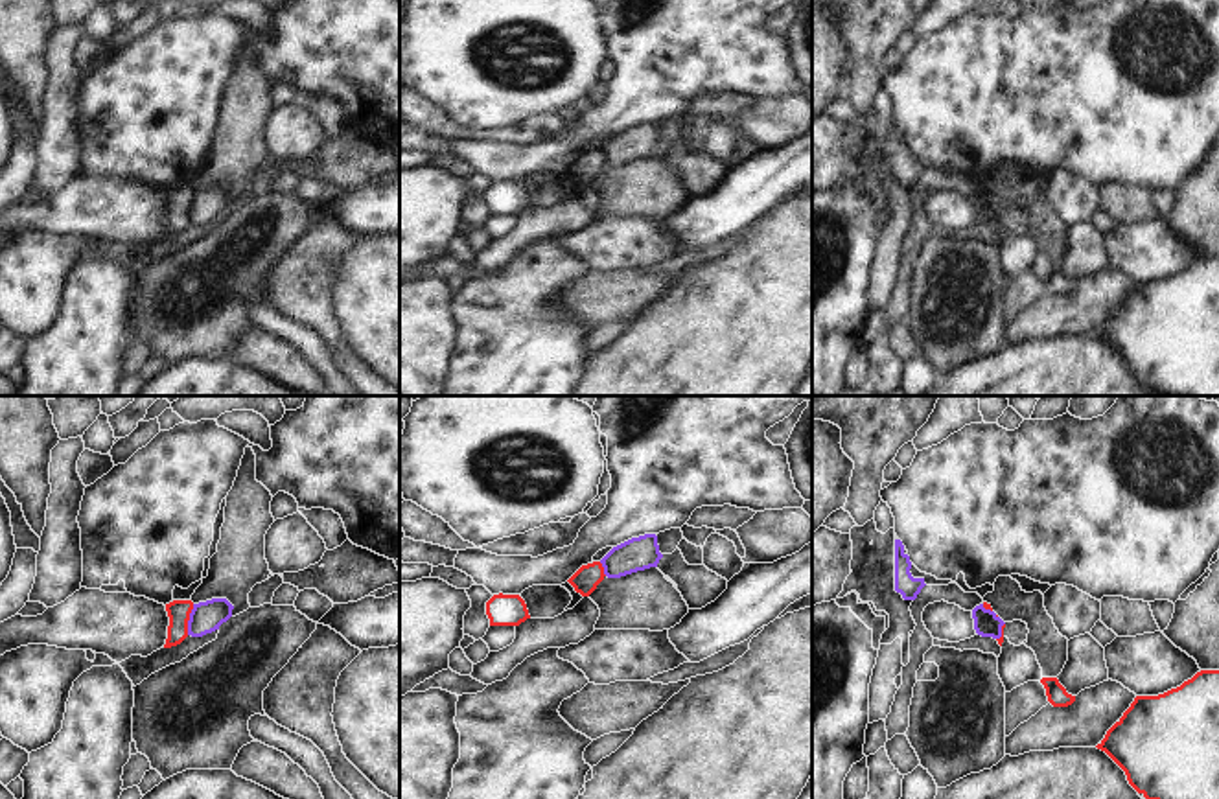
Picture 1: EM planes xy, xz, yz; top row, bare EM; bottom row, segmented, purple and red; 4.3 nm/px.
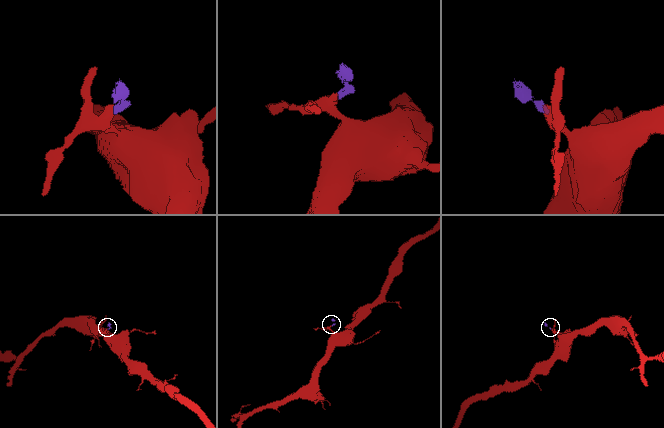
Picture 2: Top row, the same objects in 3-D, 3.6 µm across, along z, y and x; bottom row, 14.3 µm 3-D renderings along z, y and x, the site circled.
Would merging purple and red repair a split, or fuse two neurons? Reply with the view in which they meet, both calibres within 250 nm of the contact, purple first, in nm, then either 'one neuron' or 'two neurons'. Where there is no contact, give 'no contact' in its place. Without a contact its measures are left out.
meets purple in xy; 140 nm thick on the purple side, 100 nm on the other; two neurons

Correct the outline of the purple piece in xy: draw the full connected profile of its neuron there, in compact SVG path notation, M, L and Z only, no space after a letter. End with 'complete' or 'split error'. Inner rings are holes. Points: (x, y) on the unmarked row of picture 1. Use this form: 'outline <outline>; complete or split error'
outline M212 186L193 191L188 208L188 223L203 225L219 217L219 214L232 204L232 197L234 193L226 186Z; complete

